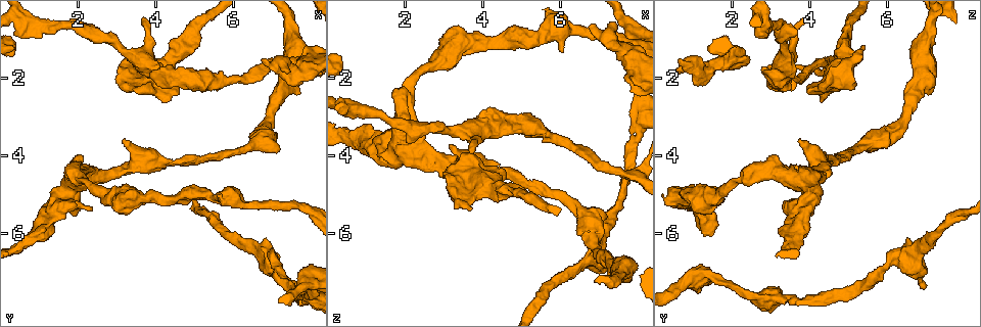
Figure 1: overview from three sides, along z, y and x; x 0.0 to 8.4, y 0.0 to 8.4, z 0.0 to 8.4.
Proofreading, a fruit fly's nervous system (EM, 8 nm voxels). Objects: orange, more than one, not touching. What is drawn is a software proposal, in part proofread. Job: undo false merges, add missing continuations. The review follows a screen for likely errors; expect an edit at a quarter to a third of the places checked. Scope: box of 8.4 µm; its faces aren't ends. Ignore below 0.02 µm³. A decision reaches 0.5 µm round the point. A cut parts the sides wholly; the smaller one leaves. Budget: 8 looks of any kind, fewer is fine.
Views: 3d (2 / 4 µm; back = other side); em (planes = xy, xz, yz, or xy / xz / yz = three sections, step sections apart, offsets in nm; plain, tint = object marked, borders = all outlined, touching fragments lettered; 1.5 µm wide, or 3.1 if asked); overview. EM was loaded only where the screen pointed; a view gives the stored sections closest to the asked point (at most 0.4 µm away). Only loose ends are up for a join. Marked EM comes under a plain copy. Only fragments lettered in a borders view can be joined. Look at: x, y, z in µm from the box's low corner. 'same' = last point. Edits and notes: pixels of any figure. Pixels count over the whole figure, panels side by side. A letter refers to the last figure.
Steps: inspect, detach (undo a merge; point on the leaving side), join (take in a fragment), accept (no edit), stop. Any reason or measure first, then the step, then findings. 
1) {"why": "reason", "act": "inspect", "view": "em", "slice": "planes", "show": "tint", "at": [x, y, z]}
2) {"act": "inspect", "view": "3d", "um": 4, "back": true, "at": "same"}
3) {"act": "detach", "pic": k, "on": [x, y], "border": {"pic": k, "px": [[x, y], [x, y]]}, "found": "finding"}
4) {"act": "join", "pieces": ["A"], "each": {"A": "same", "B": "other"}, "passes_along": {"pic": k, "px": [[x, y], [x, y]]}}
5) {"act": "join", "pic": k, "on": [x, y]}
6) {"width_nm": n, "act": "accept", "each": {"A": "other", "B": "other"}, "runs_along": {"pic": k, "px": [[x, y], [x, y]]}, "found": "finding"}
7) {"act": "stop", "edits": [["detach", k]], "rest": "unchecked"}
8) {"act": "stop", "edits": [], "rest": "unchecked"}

{"act": "inspect", "view": "em", "slice": "xz", "step": 8, "show": "tint", "at": [6.75, 1.55, 0.60]}

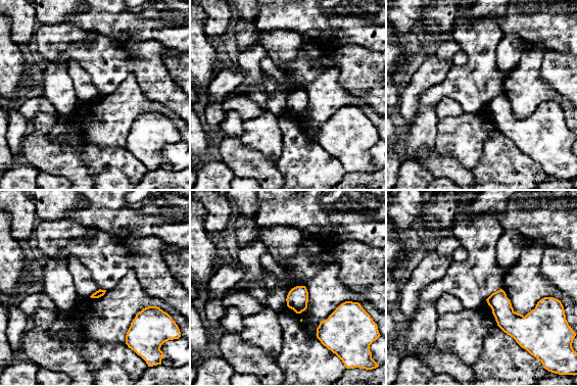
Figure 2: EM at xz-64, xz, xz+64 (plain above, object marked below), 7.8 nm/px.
{"why": "another direction", "act": "inspect", "view": "em", "slice": "planes", "show": "borders", "at": "same"}

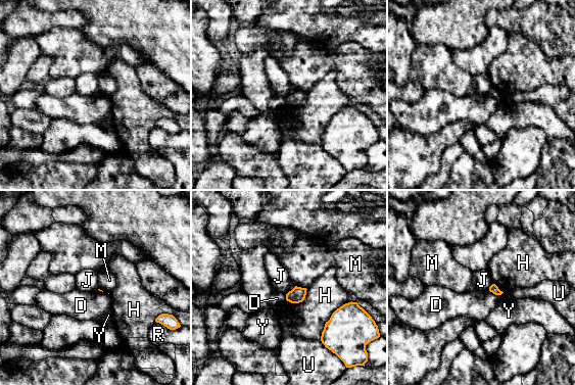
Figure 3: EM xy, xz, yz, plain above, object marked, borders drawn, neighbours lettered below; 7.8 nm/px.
{"act": "accept", "each": {"D": "other", "H": "other", "J": "other", "M": "other", "R": "other", "U": "other", "Y": "other"}, "border": {"pic": 3, "px": [[295, 286], [286, 294]]}, "found": "none of them fits"}

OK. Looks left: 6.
{"why": "an open end", "act": "inspect", "view": "3d", "um": 4, "at": [4.25, 2.60, 4.35]}

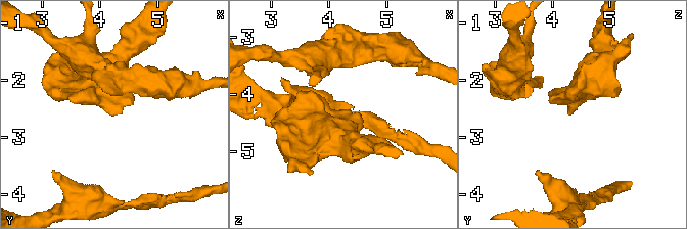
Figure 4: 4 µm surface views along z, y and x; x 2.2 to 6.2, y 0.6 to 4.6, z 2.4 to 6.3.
{"why": "need the tissue", "act": "inspect", "view": "em", "slice": "xy", "step": 4, "show": "borders", "at": [4.30, 2.65, 4.30]}

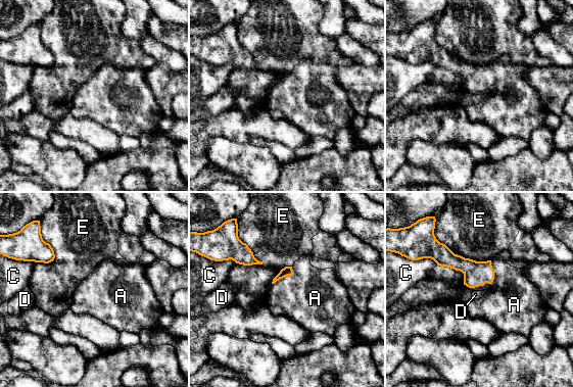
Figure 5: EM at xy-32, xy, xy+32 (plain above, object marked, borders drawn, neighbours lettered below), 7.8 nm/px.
{"act": "join", "pieces": ["A"], "each": {"A": "same", "C": "other", "D": "other", "E": "other"}, "found": "the neuron continues"}

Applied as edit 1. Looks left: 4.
{"act": "stop", "edits": [["join", 5]], "rest": "unchecked"}

